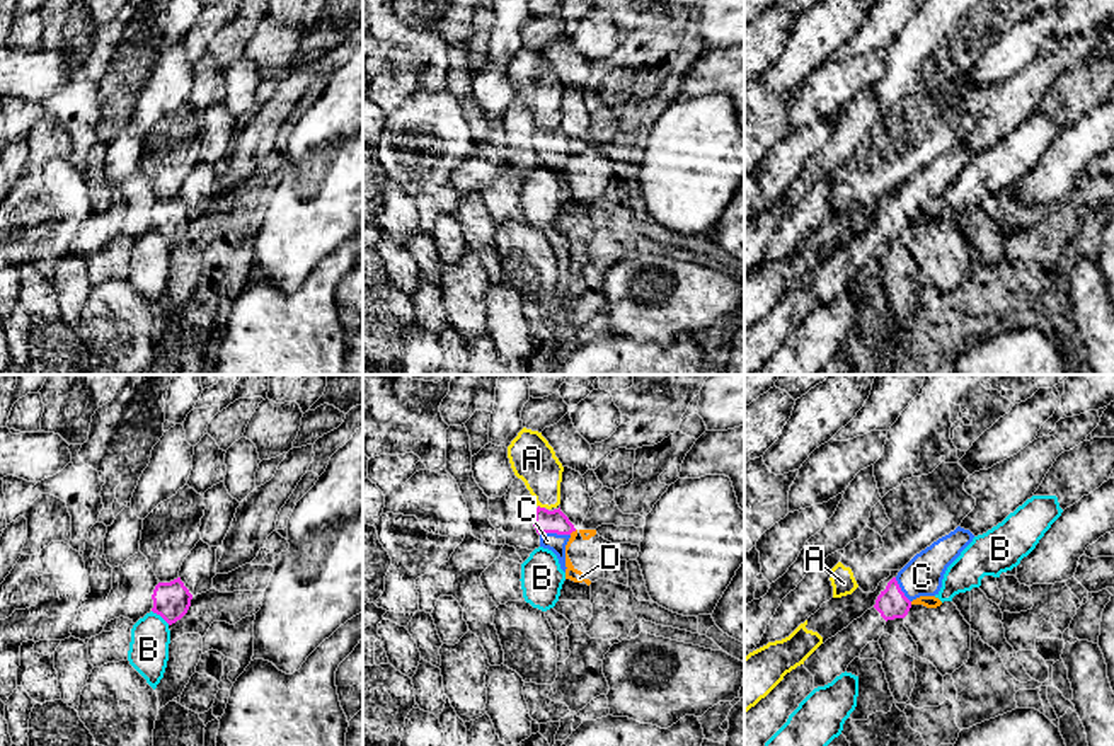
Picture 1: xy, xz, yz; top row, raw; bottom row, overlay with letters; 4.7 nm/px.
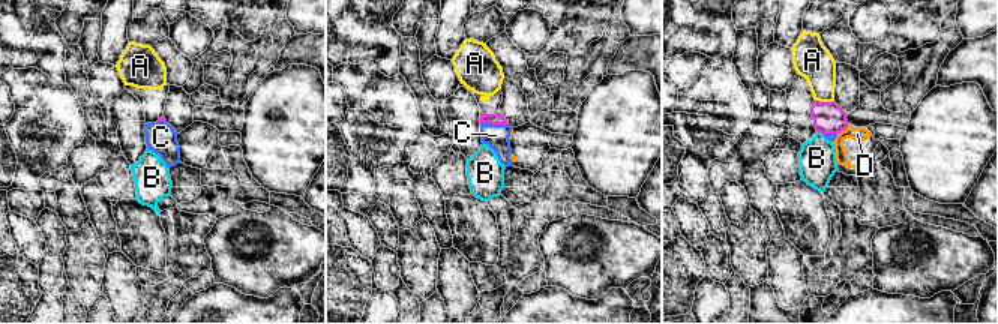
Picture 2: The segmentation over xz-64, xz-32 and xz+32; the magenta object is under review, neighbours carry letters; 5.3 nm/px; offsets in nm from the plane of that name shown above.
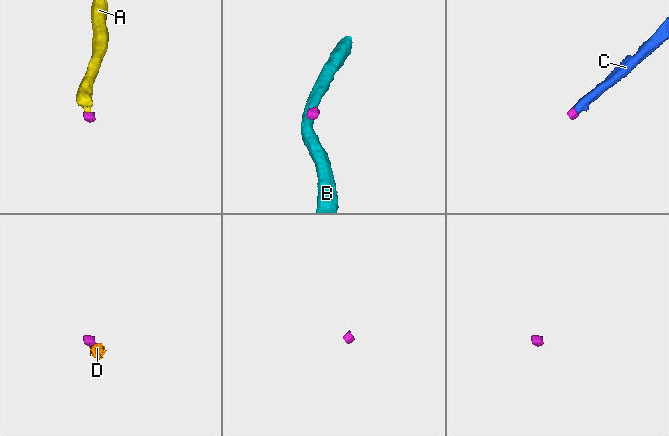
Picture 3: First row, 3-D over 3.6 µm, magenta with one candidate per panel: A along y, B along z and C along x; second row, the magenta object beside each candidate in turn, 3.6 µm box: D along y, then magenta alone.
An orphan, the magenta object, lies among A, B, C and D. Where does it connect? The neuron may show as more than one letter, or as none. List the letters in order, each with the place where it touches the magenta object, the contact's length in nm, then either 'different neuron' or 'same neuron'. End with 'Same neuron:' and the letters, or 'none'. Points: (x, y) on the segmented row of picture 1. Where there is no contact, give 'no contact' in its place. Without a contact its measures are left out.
A: meets magenta in xz at (542, 508); contact 40 nm long; different neuron
B: meets magenta in xy at (160, 615); contact 110 nm long; different neuron
C: meets magenta in xz at (554, 532); contact 150 nm long; same neuron
D: meets magenta in xz at (573, 530); contact 40 nm long; different neuron
Same neuron: C

